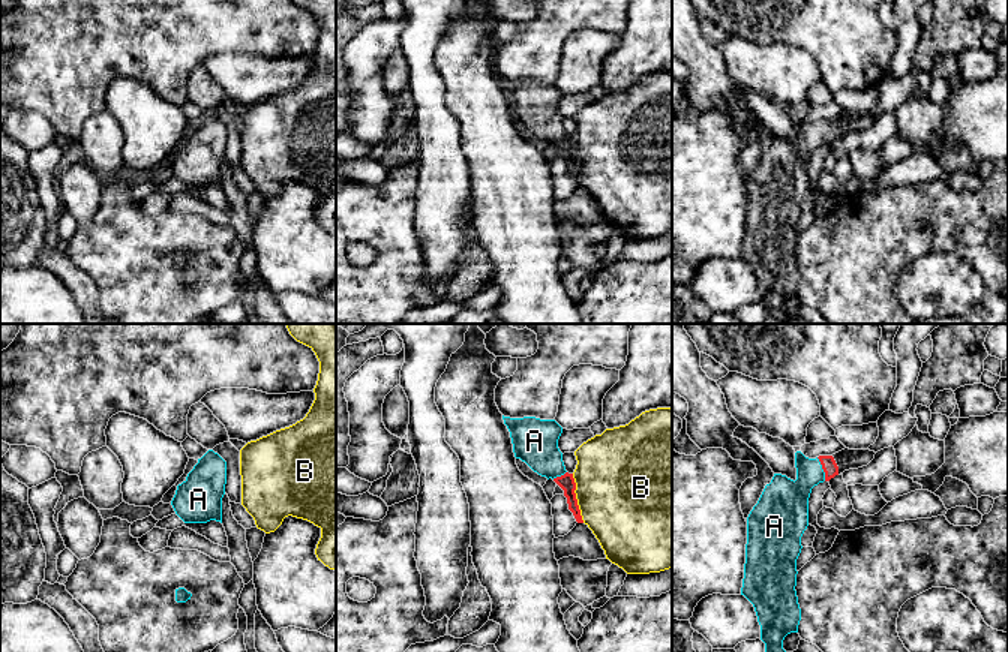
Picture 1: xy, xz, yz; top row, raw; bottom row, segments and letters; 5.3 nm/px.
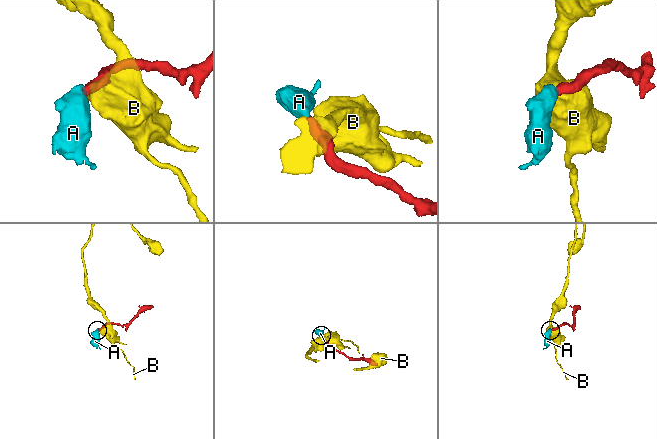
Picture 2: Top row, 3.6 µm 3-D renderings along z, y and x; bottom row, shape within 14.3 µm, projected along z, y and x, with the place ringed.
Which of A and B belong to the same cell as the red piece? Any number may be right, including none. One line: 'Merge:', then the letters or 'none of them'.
Merge: A

